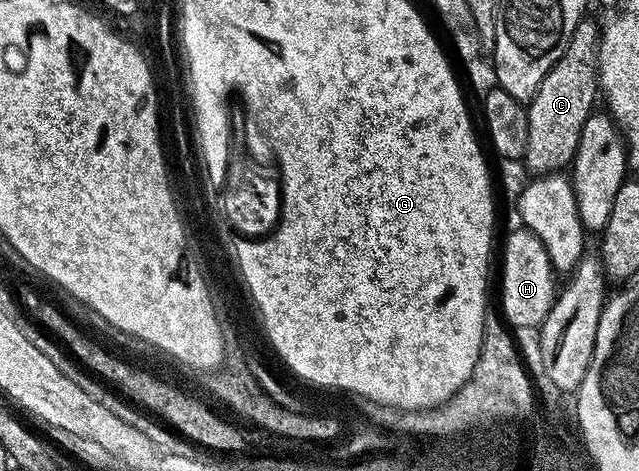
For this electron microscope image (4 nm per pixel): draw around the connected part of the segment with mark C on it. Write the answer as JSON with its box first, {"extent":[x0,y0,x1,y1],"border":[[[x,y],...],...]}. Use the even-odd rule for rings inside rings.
{"extent":[522,20,600,176],"border":[[[590,20],[579,22],[561,60],[557,60],[557,64],[549,68],[545,80],[541,80],[539,91],[527,106],[529,138],[522,161],[527,162],[532,175],[546,176],[562,171],[575,160],[577,144],[581,140],[581,128],[596,109],[597,45],[600,33],[600,27],[595,27]]]}

